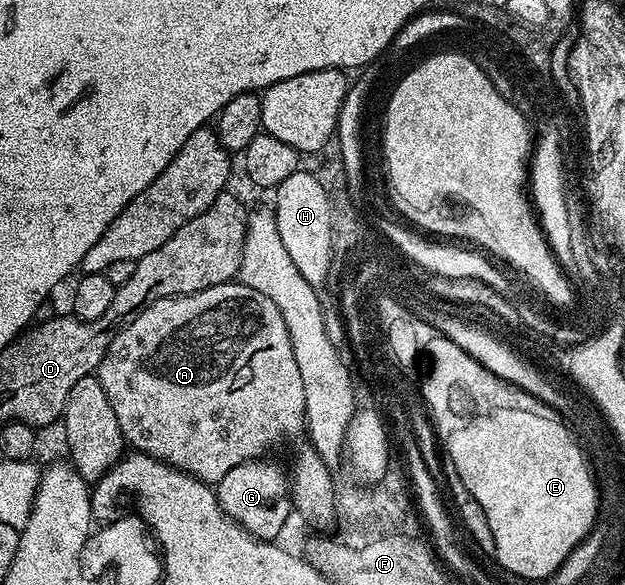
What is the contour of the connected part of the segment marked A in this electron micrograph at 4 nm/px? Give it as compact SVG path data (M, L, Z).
M240 282L211 286L207 290L192 292L186 296L168 296L149 304L122 332L117 333L101 363L99 379L111 402L111 410L115 410L115 418L122 434L136 451L162 460L210 486L218 484L223 474L227 474L227 470L235 470L235 466L248 460L262 459L266 455L265 451L275 447L281 439L293 440L307 428L303 374L299 374L299 362L295 362L295 350L291 334L287 330L287 322L283 322L279 306L275 306L275 302L267 298L267 294L259 294L259 290L251 290L251 286Z

